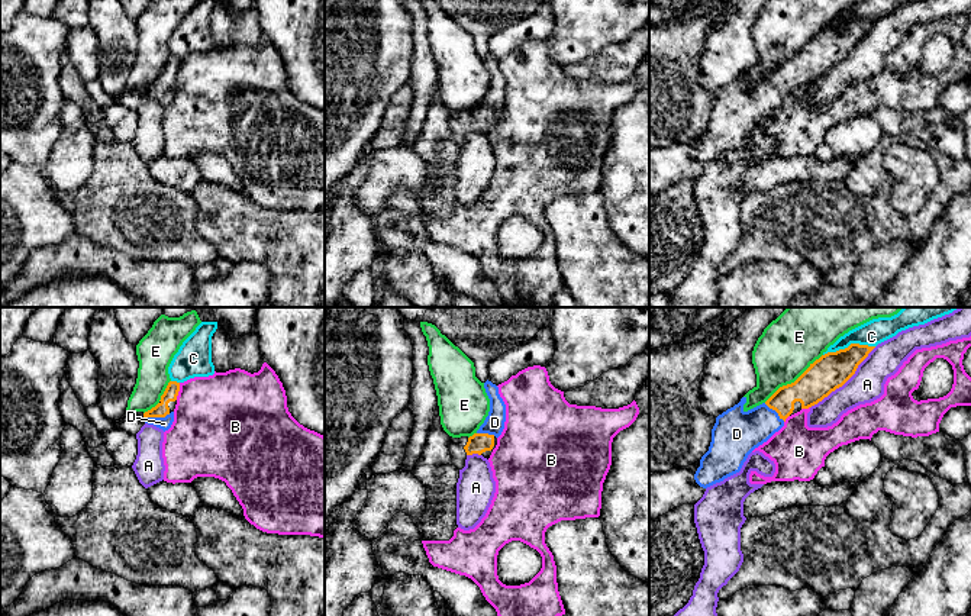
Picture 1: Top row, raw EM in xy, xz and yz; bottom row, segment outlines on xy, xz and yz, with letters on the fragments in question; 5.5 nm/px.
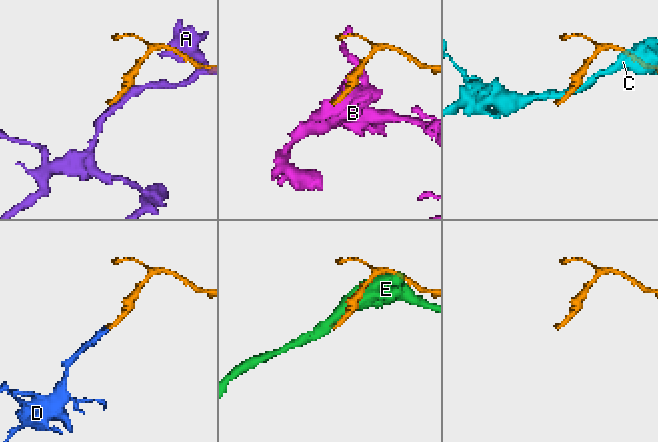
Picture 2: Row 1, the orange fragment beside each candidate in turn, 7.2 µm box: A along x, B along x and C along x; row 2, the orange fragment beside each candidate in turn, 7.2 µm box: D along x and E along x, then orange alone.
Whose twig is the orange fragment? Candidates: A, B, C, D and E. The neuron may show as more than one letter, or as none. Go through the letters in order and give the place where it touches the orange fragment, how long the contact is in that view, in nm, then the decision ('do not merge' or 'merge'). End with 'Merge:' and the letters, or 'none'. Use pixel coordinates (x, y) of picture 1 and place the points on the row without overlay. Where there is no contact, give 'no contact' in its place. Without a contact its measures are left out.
A: contact yz (845, 57); length 500 nm; do not merge
B: contact xy (178, 65); length 100 nm; do not merge
C: contact yz (849, 21); length 300 nm; do not merge
D: contact xy (157, 92); length 150 nm; merge
E: contact yz (794, 57); length 420 nm; do not merge
Merge: D

